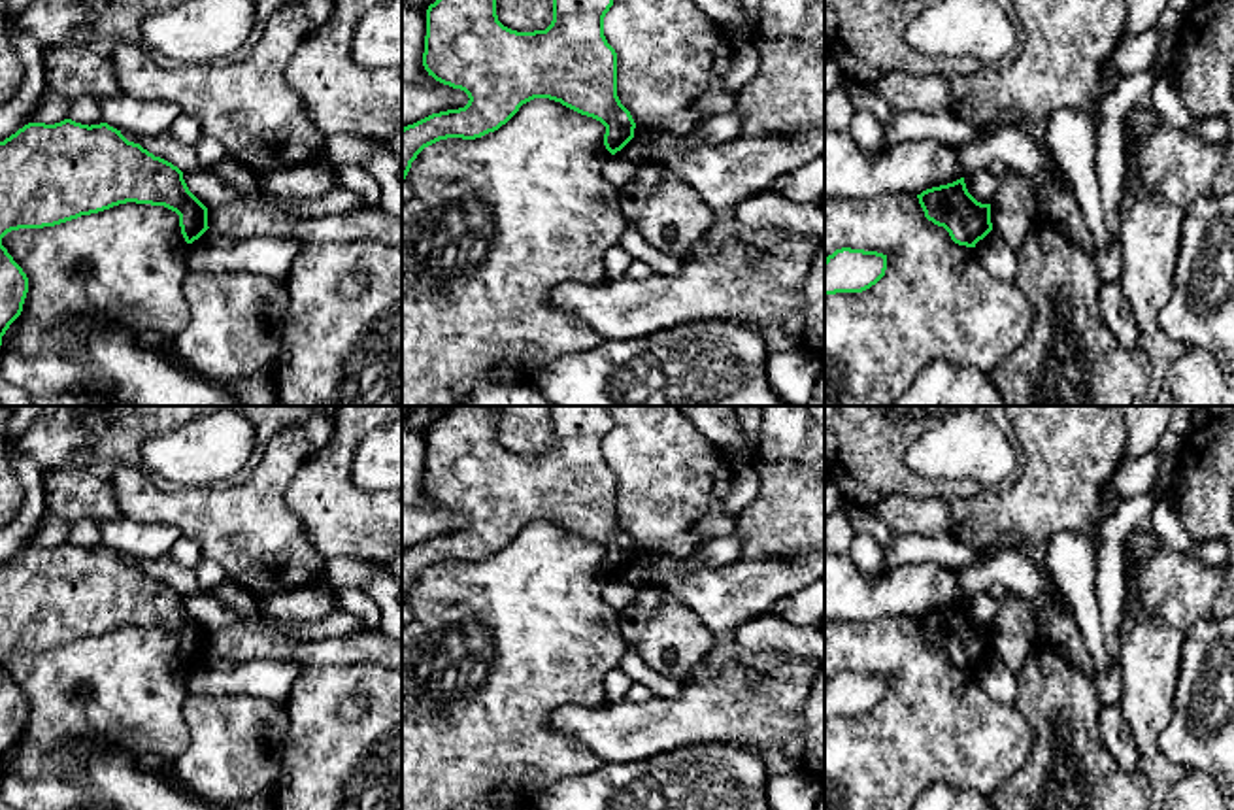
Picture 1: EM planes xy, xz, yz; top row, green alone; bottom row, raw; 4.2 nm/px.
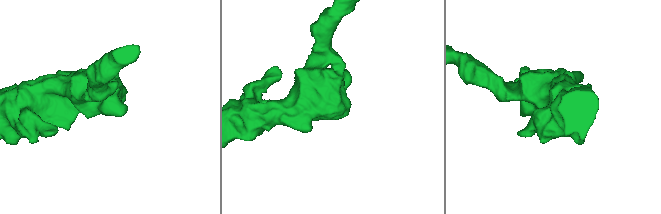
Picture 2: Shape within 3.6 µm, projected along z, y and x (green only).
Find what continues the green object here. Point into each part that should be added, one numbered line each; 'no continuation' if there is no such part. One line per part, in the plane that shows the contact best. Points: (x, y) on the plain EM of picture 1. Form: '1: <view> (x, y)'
no continuation

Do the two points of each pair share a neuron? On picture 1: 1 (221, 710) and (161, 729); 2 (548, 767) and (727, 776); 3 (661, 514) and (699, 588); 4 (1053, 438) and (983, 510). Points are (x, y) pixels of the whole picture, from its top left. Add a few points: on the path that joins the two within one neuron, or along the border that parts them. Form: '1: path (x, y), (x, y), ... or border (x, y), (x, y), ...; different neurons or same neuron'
1: border (187, 693), (183, 703), (187, 748), (172, 763); different neurons
2: border (602, 763), (587, 773), (563, 776), (551, 786); different neurons
3: border (636, 550), (667, 552), (680, 559); different neurons
4: path (1053, 461), (1006, 508); same neuron

